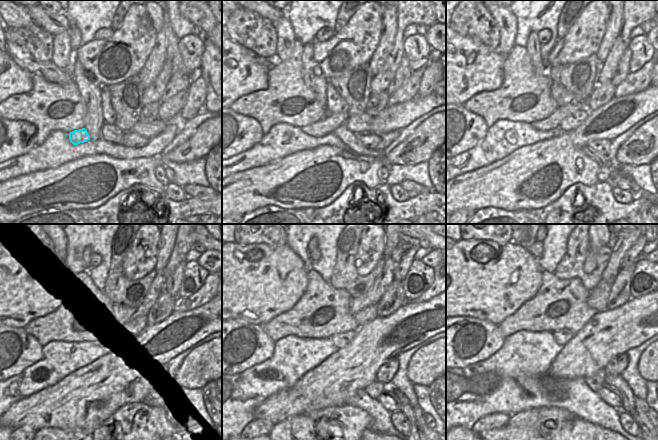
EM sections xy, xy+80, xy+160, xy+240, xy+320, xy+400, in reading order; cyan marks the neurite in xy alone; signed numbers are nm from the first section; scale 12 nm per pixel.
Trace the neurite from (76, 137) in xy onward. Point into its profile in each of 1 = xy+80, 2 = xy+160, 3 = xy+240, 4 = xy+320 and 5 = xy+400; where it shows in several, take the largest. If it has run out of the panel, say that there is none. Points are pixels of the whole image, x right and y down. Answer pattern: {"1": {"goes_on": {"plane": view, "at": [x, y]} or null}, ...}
{"1": {"goes_on": {"plane": "xy+80", "at": [330, 122]}}, "2": {"goes_on": {"plane": "xy+160", "at": [554, 120]}}, "3": {"goes_on": {"plane": "xy+240", "at": [138, 324]}}, "4": {"goes_on": {"plane": "xy+320", "at": [366, 315]}}, "5": {"goes_on": {"plane": "xy+400", "at": [598, 297]}}}

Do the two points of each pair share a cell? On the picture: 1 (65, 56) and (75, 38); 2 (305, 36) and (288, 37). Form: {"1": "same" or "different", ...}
{"1": "different", "2": "different"}

